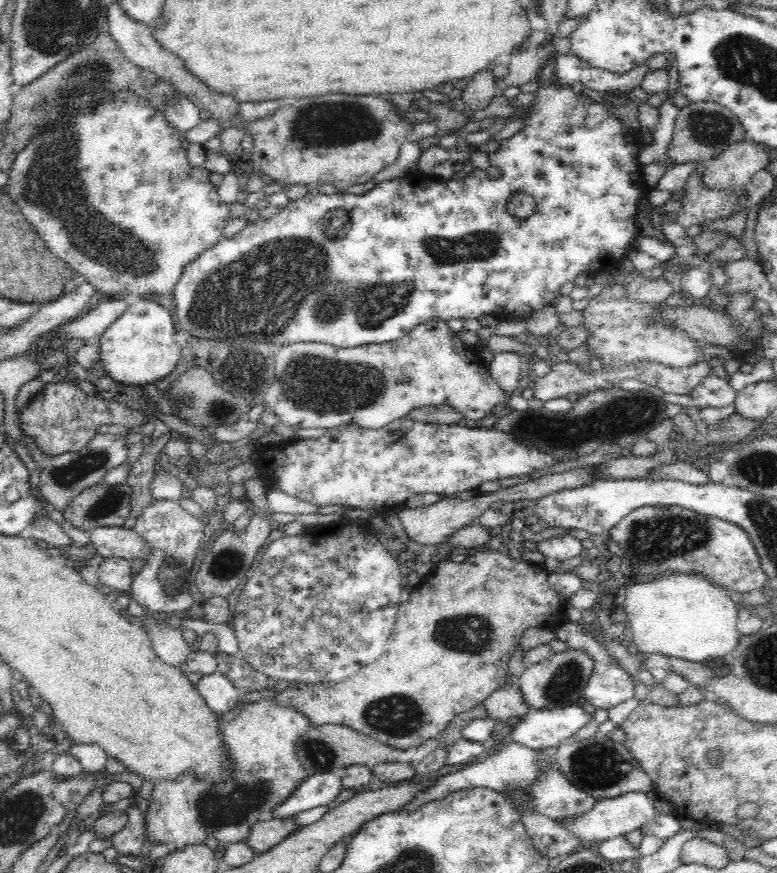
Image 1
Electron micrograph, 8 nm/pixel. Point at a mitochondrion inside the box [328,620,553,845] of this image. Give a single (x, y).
(397, 717)

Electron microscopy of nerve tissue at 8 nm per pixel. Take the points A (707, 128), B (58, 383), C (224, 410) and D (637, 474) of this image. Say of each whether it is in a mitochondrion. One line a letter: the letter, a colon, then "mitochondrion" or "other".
A: mitochondrion
B: other
C: mitochondrion
D: other

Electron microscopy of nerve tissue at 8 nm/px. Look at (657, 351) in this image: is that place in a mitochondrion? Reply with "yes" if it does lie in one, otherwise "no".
no

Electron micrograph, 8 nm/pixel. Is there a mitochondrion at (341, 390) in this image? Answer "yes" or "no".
yes

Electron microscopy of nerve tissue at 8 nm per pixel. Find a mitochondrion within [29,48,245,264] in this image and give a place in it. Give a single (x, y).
(95, 67)

